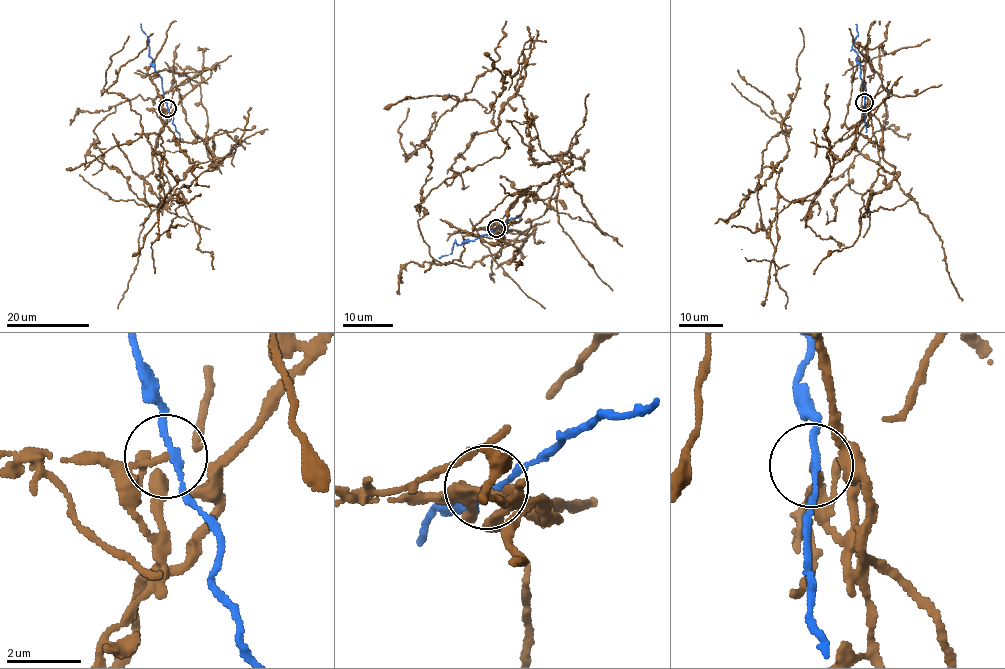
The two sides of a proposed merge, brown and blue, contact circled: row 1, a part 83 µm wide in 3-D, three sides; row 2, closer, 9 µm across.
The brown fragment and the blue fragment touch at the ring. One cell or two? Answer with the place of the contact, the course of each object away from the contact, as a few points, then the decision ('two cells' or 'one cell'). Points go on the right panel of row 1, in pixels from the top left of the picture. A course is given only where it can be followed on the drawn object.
place (864, 102); course brown (864, 102), (870, 113), (865, 66), (861, 123), (828, 180), (766, 229), (734, 225), (787, 156), (799, 27); course blue (864, 102), (861, 69), (857, 51), (852, 47), (858, 35), (856, 24); two cells

